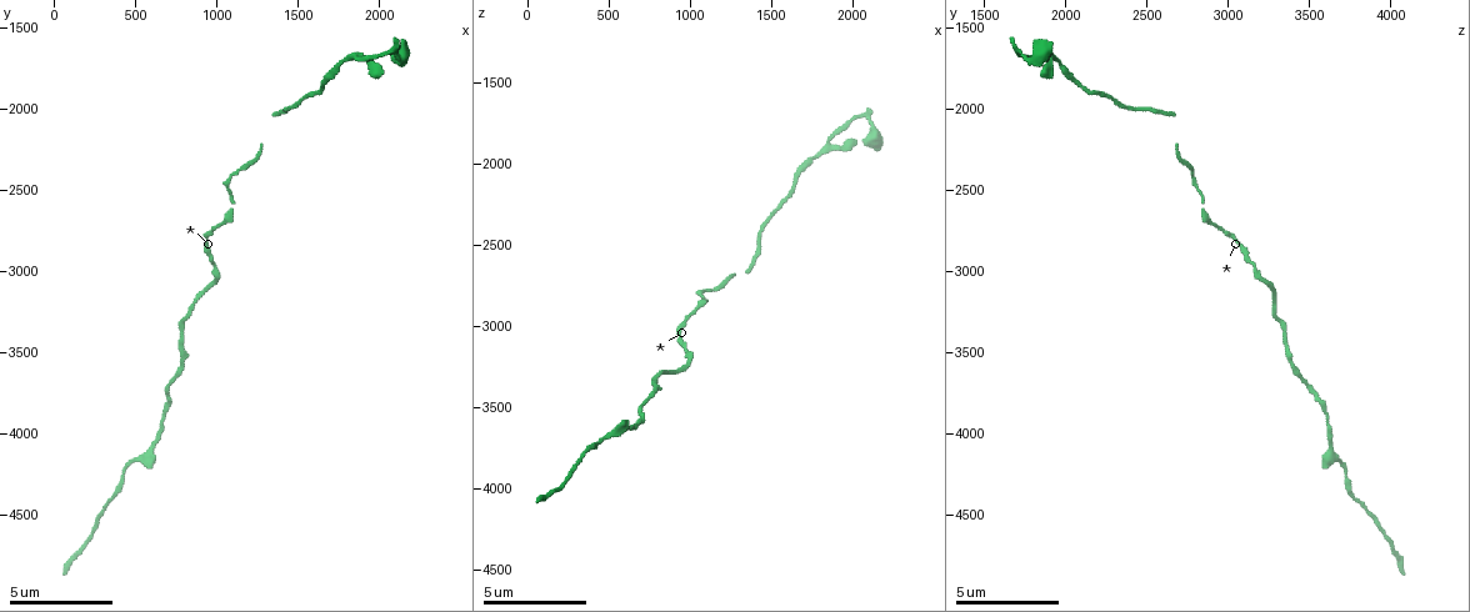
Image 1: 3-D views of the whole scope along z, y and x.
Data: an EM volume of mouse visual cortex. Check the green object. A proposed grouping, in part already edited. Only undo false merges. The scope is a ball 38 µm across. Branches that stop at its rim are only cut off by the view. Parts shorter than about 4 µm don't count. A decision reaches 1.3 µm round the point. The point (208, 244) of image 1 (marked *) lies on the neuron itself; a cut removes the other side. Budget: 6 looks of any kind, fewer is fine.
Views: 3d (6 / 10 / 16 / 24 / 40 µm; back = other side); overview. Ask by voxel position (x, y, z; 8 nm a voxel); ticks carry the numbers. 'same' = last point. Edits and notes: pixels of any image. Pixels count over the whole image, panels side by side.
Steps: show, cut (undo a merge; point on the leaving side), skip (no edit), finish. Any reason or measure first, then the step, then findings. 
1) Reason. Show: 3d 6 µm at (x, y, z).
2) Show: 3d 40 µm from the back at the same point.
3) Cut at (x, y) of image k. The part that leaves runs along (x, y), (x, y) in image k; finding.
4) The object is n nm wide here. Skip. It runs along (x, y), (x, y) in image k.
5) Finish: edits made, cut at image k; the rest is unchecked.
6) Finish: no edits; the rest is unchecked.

A narrow waist. Show: 3d 16 µm at (1080, 2520, 2840).

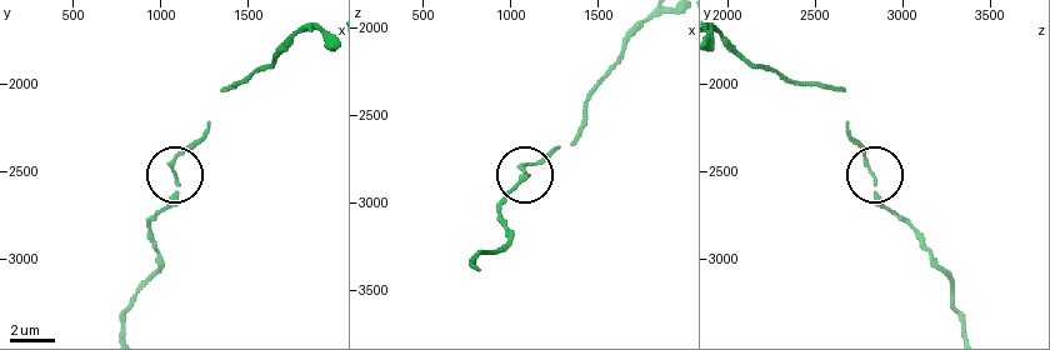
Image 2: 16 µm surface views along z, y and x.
Skip. It runs along (908, 226), (880, 195), (863, 150), (850, 135) in image 2; continuous, no second neuron.

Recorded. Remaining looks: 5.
Calibre changes. Show: 3d 16 µm at (1640, 1860, 2100).

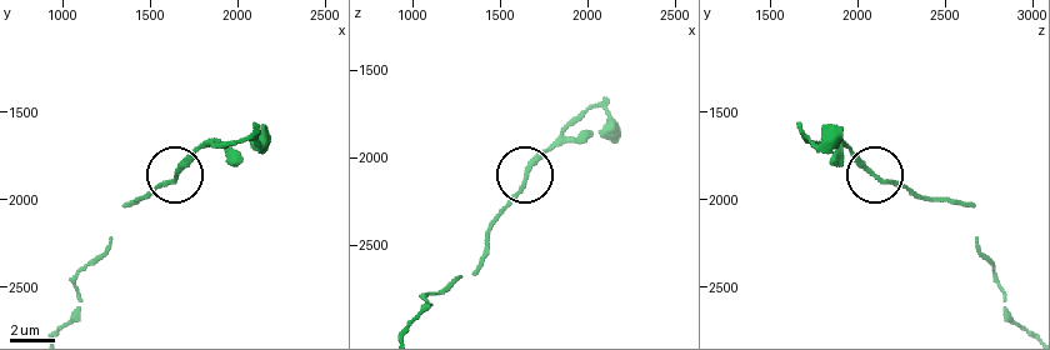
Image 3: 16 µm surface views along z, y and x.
From behind. Show: 3d 16 µm from the back at (1660, 1860, 2100).

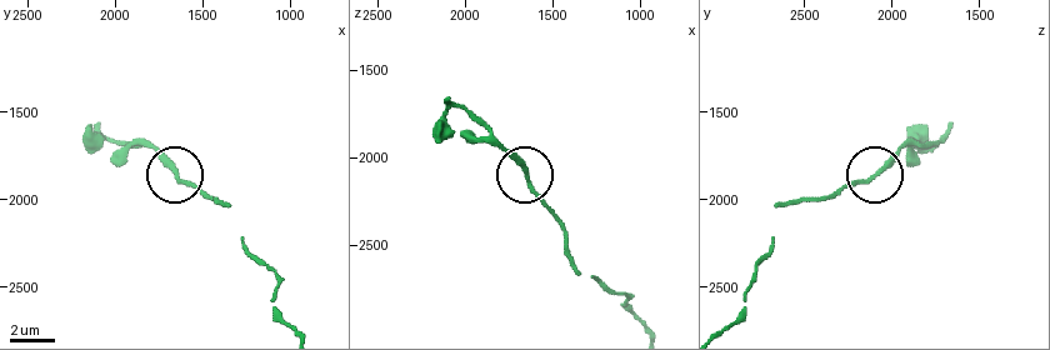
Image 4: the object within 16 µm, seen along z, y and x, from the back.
Skip. It runs along (648, 328), (625, 296), (576, 266), (564, 221), (495, 140) in image 4; continuous, no second neuron.

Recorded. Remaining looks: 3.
Sudden change in width. Show: 3d 10 µm at (420, 4240, 3720).

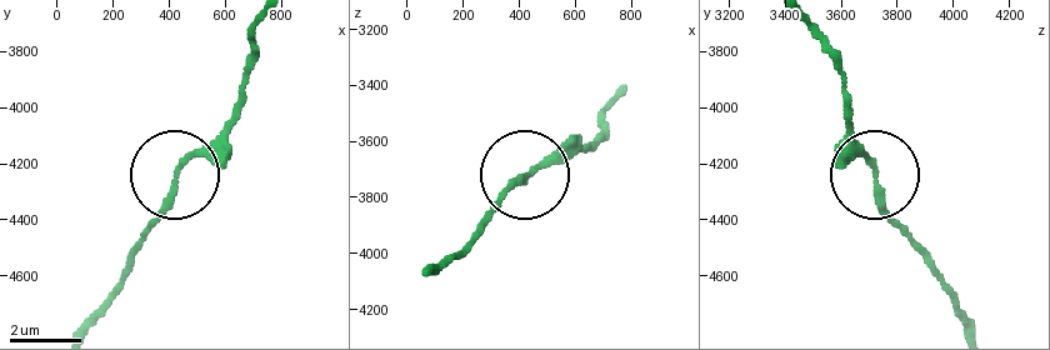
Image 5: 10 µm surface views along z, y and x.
The object is 180 nm wide here. Skip. It runs along (801, 21), (840, 75), (846, 129), (879, 201), (924, 260) in image 5; one neuron here.

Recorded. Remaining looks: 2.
Finish: no edits; the rest is unchecked.

